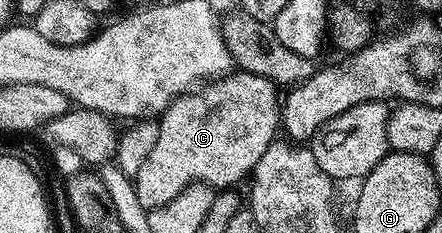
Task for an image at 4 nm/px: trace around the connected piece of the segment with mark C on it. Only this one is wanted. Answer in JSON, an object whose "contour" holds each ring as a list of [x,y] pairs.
{"contour":[[[234,70],[175,97],[157,121],[159,133],[152,152],[132,178],[140,206],[147,210],[164,206],[196,180],[211,184],[216,190],[226,190],[242,179],[245,181],[264,150],[279,135],[278,92],[268,78]]]}

